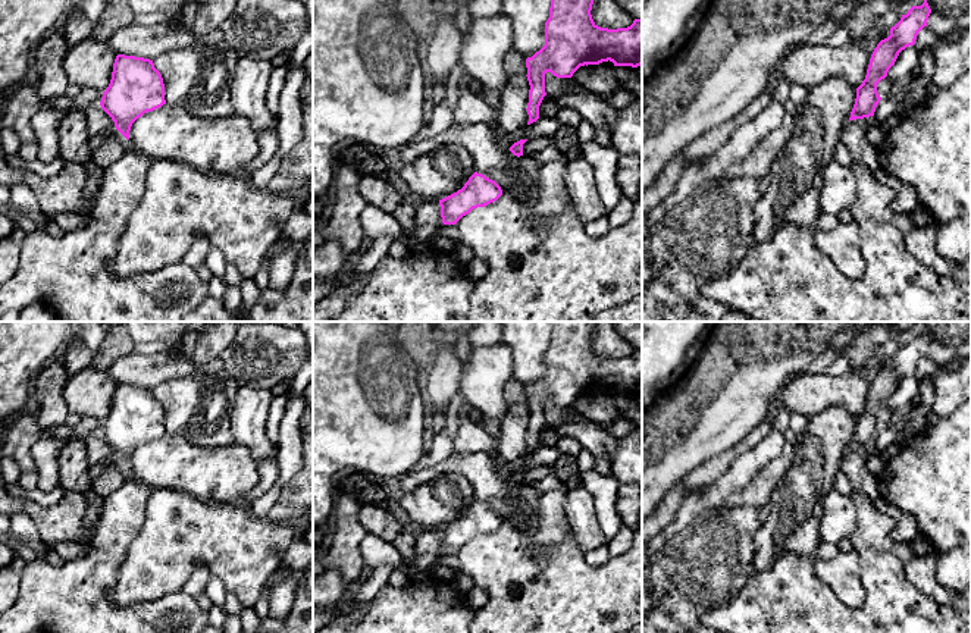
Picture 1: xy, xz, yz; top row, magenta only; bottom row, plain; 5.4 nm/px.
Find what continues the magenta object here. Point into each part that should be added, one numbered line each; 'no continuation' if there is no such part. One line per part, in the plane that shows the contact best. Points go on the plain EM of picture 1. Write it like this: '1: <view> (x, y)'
no continuation

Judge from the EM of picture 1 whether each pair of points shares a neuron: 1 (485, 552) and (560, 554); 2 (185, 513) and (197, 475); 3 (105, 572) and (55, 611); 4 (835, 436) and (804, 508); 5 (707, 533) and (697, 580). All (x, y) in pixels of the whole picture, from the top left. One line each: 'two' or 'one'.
1: one
2: two
3: one
4: one
5: one

